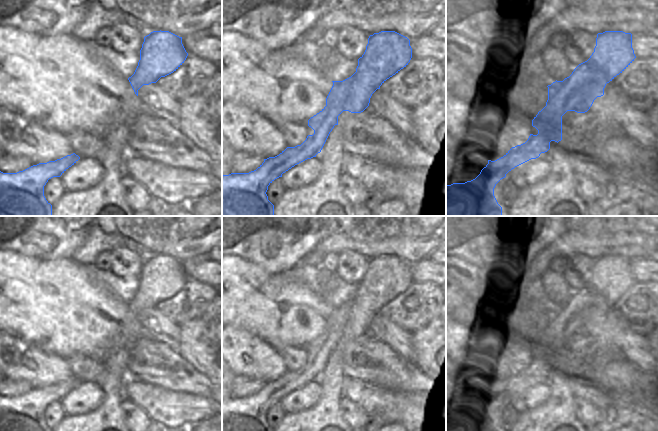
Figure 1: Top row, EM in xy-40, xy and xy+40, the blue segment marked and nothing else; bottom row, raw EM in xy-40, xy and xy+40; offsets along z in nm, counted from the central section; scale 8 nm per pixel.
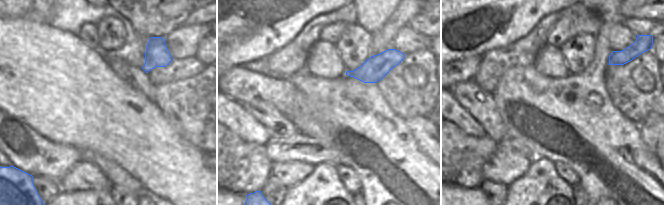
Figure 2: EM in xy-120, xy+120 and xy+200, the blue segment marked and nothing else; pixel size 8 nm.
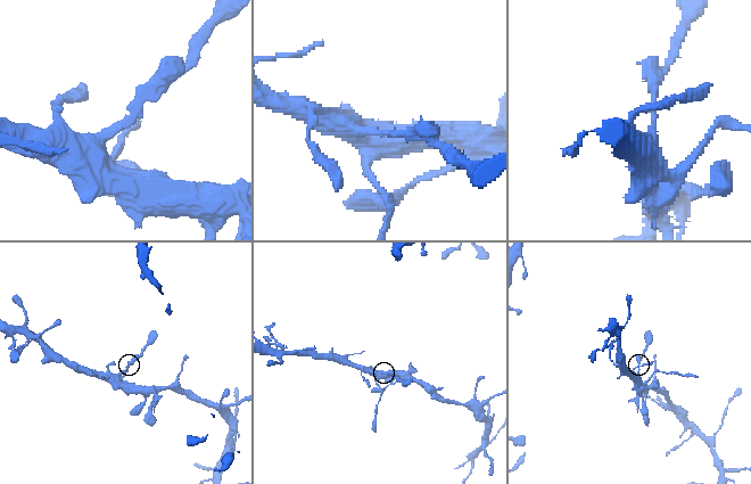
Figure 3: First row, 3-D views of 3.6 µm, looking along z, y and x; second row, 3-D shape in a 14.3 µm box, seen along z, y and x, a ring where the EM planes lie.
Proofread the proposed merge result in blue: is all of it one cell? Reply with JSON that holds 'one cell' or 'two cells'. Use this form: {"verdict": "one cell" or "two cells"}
{"verdict": "one cell"}

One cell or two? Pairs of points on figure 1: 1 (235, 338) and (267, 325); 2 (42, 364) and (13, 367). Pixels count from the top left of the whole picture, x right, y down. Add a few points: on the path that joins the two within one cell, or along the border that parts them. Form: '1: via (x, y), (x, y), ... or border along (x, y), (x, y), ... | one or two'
1: border along (232, 324), (256, 334), (271, 345) | two
2: via (35, 365), (20, 365) | one

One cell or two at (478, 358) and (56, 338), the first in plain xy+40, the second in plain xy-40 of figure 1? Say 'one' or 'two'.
two

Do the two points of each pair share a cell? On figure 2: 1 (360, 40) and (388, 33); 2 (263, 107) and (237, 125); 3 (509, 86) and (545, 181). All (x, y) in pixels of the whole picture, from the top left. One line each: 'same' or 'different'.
1: different
2: different
3: different

